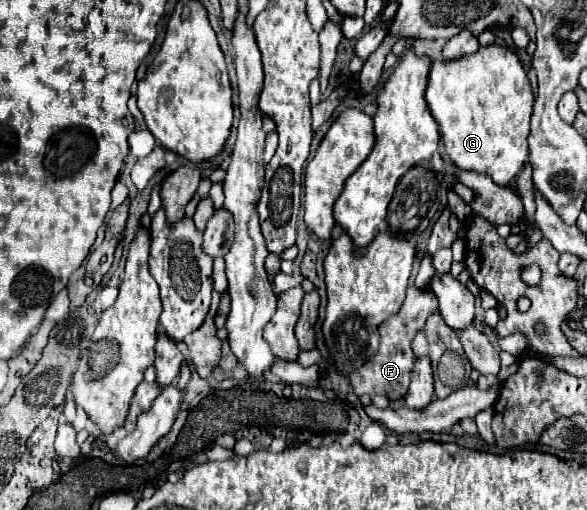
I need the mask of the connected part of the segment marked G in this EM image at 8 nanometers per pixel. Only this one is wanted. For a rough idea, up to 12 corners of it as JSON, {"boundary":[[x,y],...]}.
{"boundary":[[493,43],[431,61],[425,101],[459,169],[509,185],[533,91]]}

